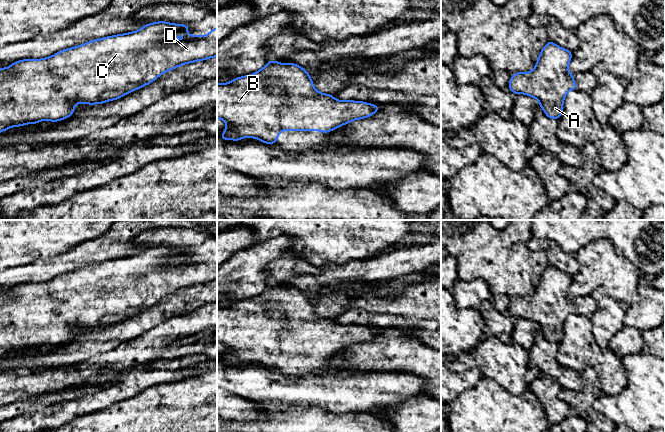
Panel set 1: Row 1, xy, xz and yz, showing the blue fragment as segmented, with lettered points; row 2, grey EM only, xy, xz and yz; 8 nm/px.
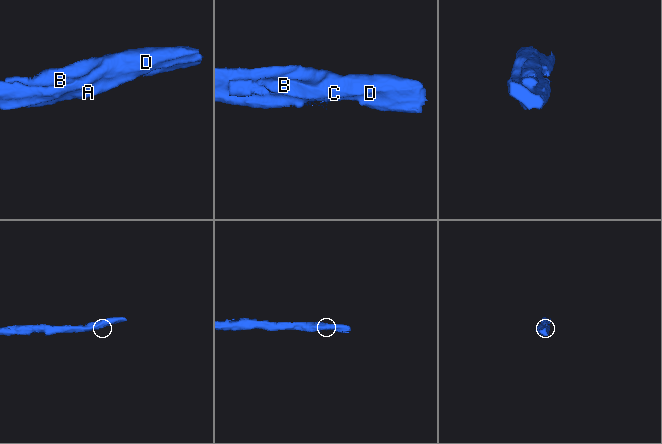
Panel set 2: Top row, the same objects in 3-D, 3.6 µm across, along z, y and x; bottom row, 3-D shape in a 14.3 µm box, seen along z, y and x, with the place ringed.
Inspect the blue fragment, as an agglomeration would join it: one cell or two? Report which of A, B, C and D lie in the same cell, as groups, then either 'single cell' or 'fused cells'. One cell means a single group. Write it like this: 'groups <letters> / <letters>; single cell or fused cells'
groups A B C D; single cell

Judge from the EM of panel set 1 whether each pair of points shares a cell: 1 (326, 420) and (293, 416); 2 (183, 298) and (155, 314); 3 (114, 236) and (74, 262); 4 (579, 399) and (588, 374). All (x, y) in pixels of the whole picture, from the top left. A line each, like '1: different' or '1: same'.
1: same
2: same
3: same
4: same

